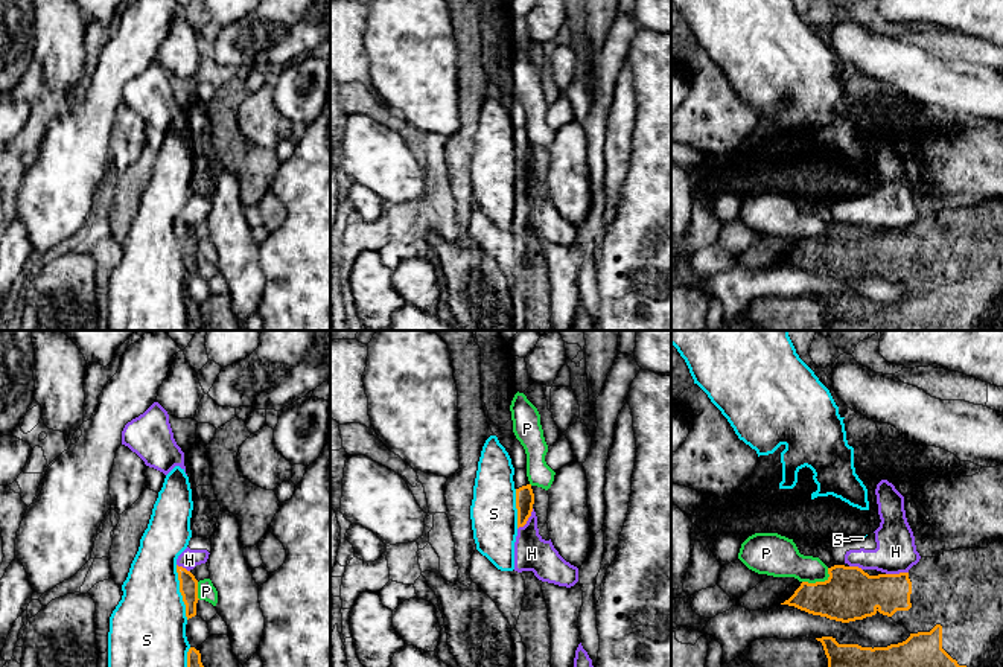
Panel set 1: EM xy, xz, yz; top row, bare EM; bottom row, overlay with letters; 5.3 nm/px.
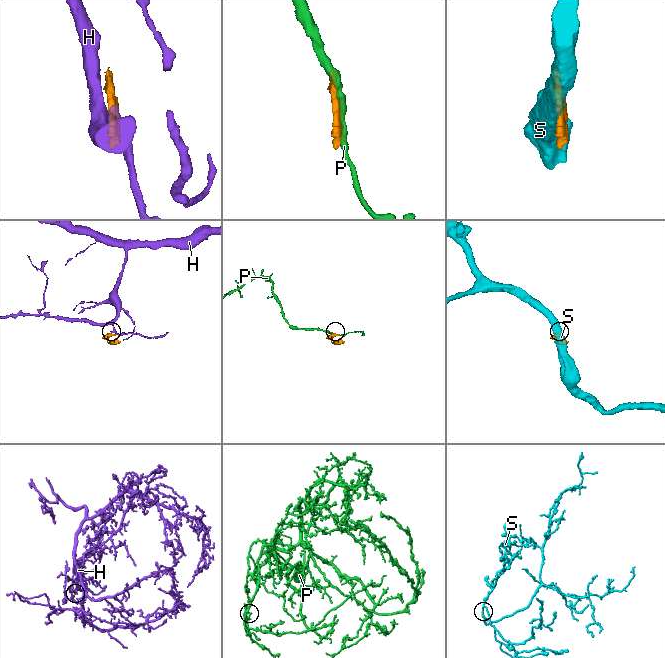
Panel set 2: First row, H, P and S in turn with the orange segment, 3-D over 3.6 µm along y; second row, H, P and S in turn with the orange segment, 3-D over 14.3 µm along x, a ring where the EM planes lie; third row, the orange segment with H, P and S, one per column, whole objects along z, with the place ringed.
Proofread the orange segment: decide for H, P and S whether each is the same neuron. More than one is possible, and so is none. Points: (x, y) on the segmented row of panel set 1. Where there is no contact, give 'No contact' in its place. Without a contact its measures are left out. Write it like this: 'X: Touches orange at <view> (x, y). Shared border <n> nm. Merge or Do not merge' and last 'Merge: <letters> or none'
H: Touches orange at xz (527, 520). Shared border 140 nm. Do not merge
P: Touches orange at yz (819, 582). Shared border 160 nm. Do not merge
S: Touches orange at xy (180, 591). Shared border 300 nm. Do not merge
Merge: none

